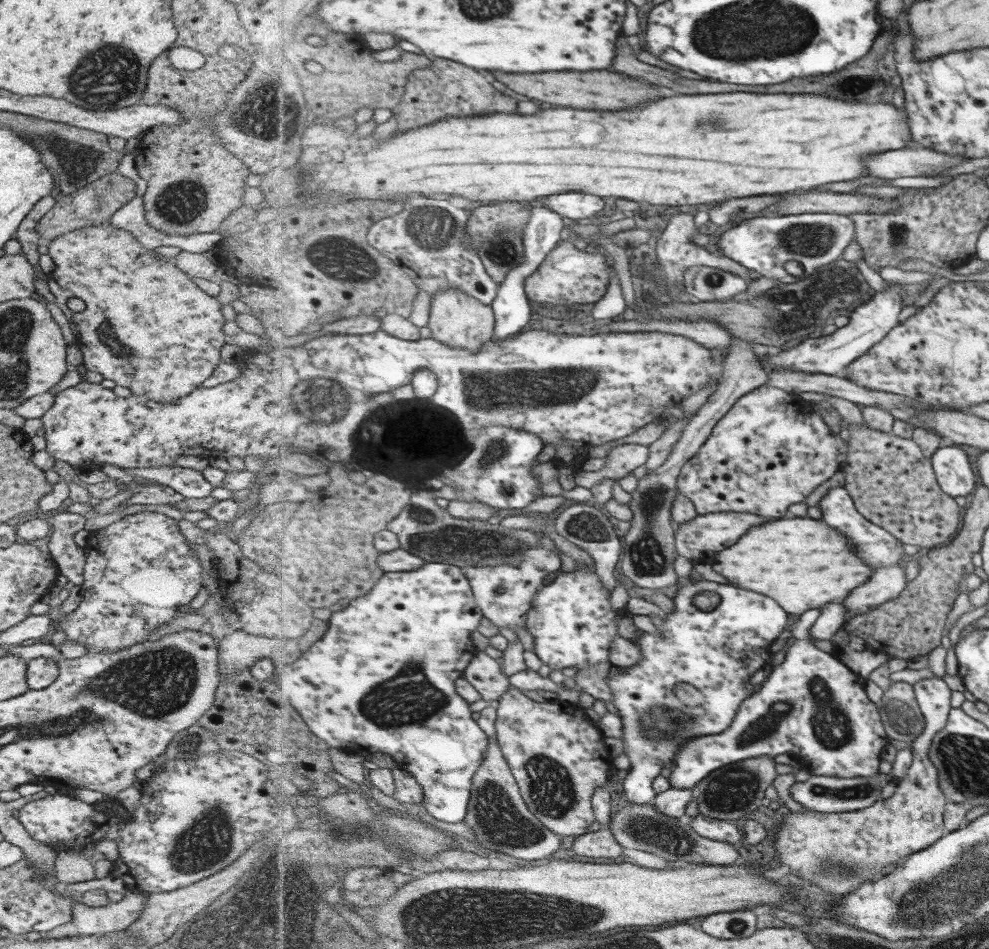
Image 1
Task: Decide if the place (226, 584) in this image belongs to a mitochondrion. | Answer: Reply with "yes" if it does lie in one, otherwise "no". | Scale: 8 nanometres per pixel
no

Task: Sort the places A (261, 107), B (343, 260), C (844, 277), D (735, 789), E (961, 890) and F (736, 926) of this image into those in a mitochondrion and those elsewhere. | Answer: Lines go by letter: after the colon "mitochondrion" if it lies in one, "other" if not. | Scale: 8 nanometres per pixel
A: mitochondrion
B: mitochondrion
C: mitochondrion
D: mitochondrion
E: mitochondrion
F: mitochondrion

